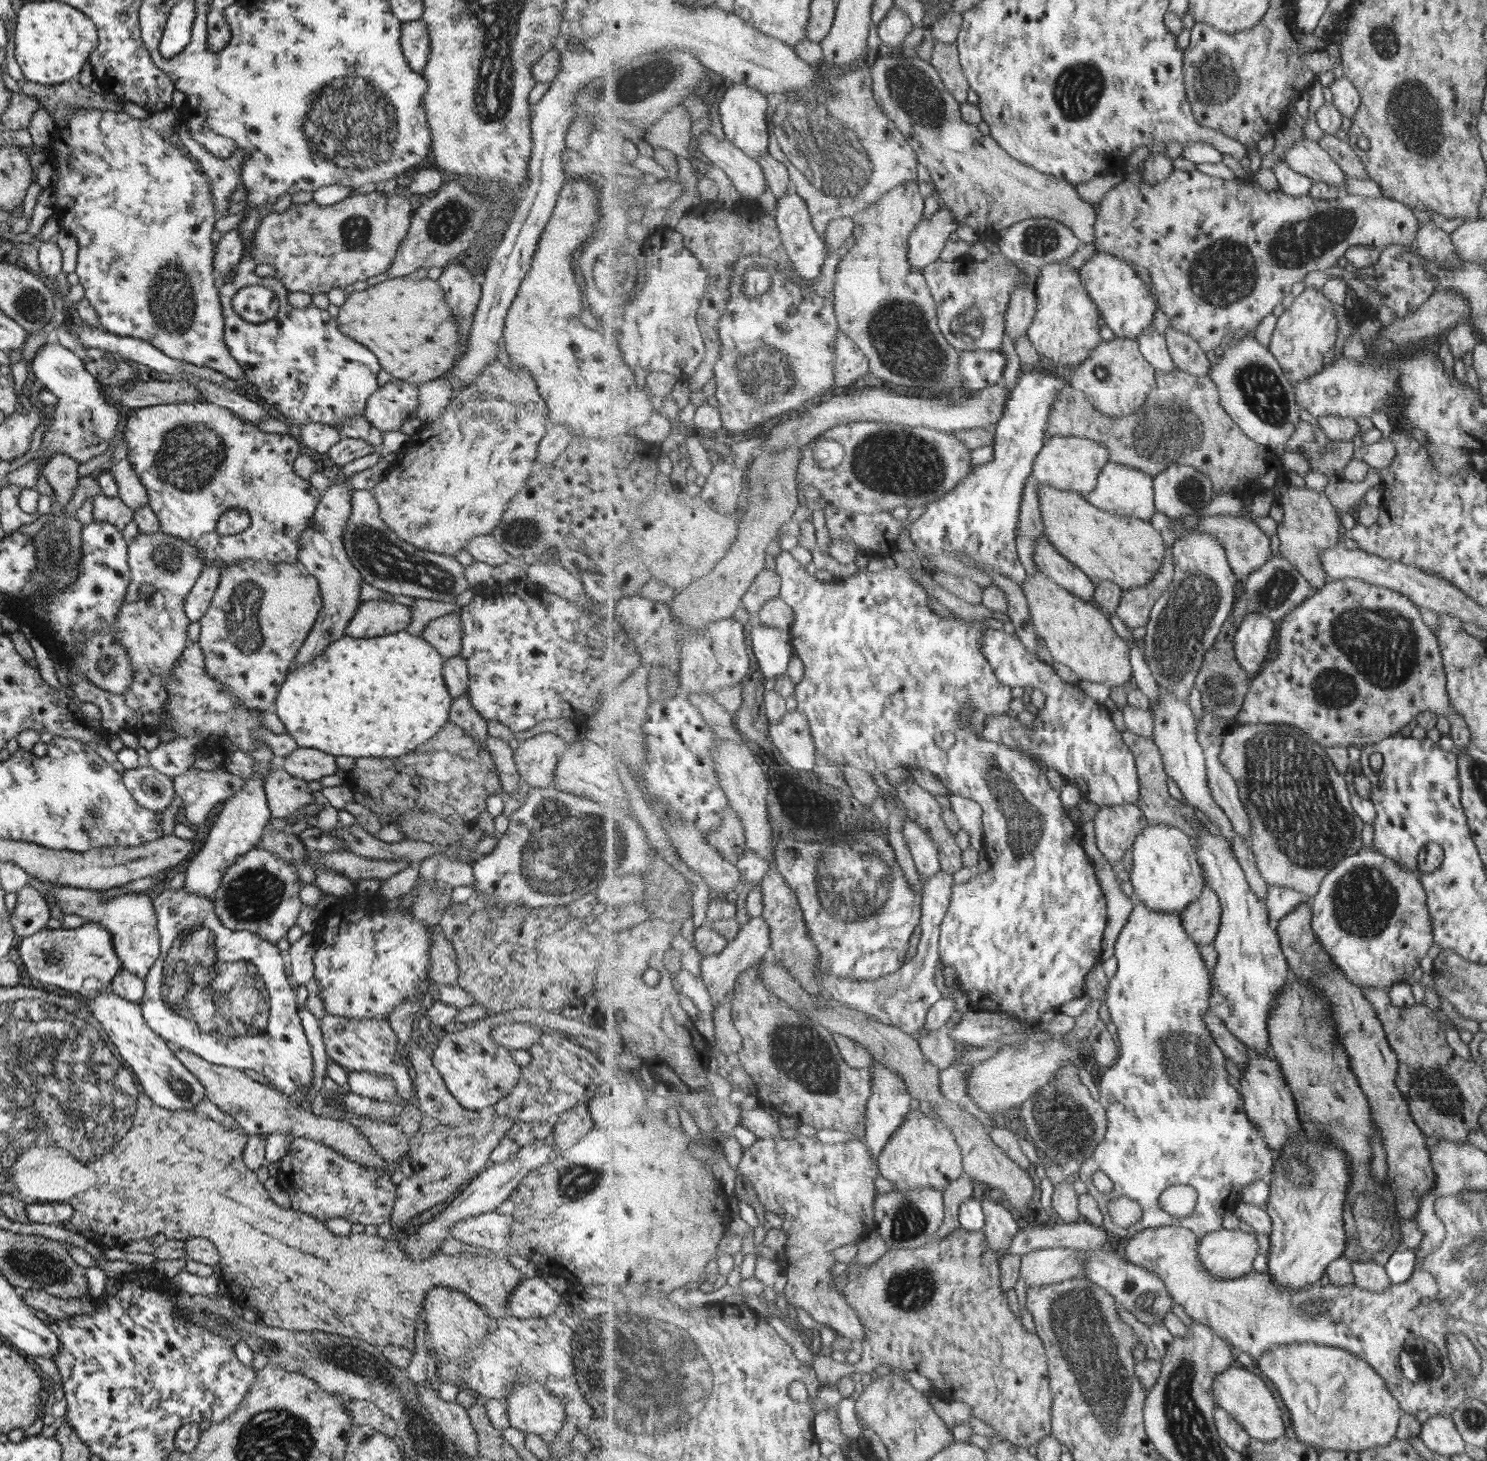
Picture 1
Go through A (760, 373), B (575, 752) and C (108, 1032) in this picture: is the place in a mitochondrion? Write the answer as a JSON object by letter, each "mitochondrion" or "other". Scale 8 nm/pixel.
{"A":"mitochondrion","B":"other","C":"mitochondrion"}

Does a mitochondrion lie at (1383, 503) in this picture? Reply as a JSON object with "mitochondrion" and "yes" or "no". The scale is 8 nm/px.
{"mitochondrion":"no"}

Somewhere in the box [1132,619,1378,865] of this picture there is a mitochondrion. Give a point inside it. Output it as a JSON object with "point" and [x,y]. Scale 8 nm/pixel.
{"point":[1223,692]}

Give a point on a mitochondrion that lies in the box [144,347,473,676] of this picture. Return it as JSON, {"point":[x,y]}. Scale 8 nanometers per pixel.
{"point":[389,561]}

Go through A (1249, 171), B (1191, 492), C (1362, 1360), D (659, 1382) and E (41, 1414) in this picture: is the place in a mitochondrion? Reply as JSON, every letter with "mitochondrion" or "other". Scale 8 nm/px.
{"A":"other","B":"mitochondrion","C":"other","D":"mitochondrion","E":"other"}

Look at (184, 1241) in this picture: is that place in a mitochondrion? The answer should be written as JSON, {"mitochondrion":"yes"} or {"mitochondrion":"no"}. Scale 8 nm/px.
{"mitochondrion":"no"}

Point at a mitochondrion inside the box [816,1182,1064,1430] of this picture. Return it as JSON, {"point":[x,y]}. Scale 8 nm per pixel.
{"point":[914,1289]}

